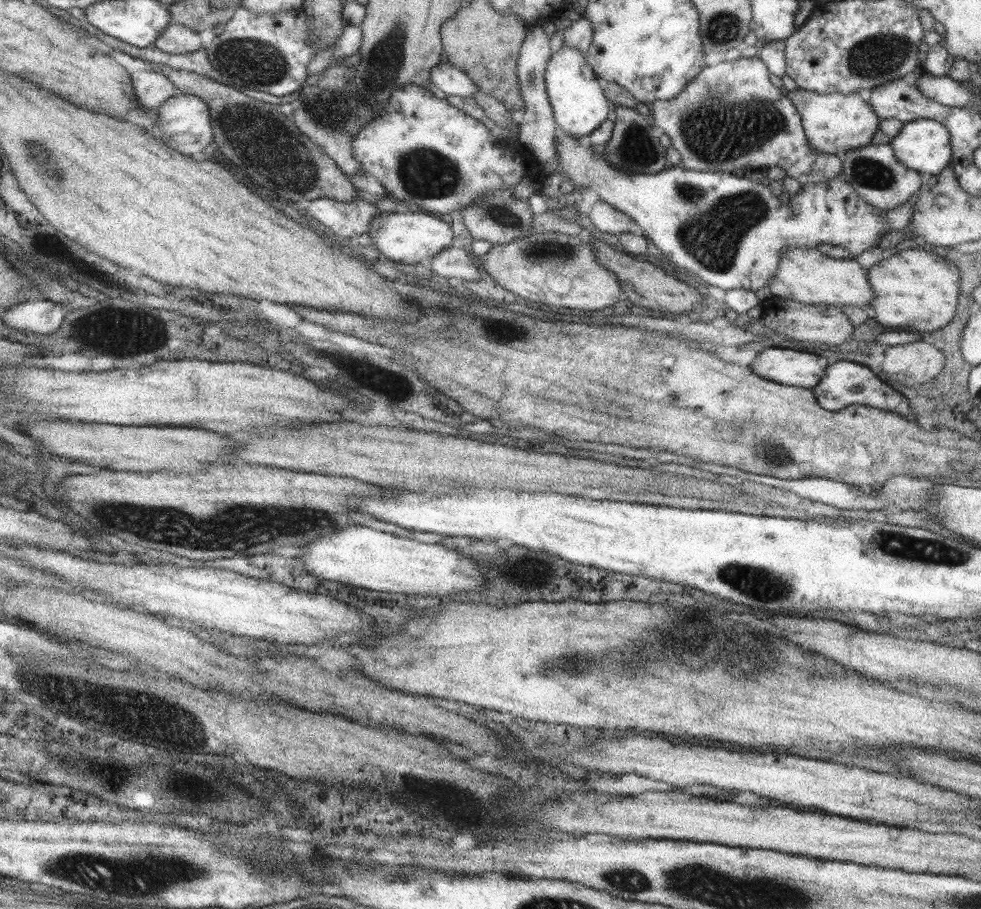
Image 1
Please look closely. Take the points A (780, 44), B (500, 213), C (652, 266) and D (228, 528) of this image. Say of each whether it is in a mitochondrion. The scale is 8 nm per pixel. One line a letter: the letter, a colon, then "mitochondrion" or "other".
A: other
B: mitochondrion
C: other
D: mitochondrion

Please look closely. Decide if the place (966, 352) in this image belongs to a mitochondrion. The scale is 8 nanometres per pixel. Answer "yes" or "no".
no

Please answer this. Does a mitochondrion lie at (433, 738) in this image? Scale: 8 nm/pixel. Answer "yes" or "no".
no

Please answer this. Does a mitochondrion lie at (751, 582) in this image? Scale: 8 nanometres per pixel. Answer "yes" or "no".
yes

